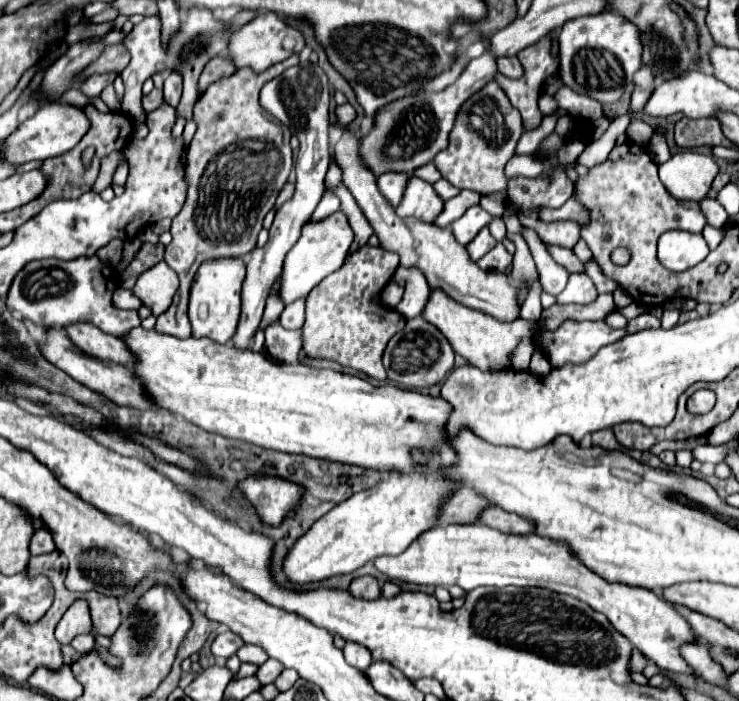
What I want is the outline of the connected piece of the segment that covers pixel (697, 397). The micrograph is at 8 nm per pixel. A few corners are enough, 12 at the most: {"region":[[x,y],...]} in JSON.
{"region":[[698,390],[688,398],[690,414],[709,412],[716,403],[712,390]]}

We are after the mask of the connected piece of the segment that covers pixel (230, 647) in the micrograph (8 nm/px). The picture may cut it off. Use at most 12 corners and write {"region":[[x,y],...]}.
{"region":[[226,630],[212,642],[212,654],[230,658],[244,642]]}

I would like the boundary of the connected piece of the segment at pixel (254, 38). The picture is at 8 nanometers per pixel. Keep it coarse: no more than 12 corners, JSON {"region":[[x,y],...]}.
{"region":[[274,12],[230,36],[228,56],[254,72],[300,54],[306,40]]}

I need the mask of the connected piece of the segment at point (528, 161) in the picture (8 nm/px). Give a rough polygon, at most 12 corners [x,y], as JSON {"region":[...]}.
{"region":[[518,154],[506,164],[506,176],[540,176],[544,164],[532,154]]}

